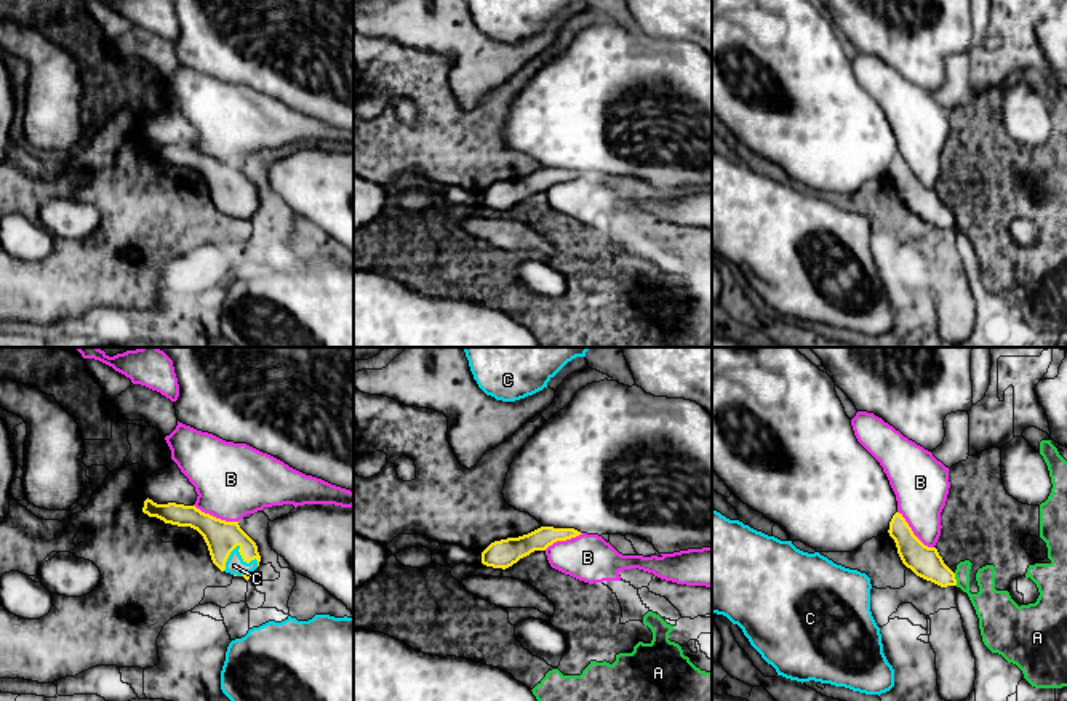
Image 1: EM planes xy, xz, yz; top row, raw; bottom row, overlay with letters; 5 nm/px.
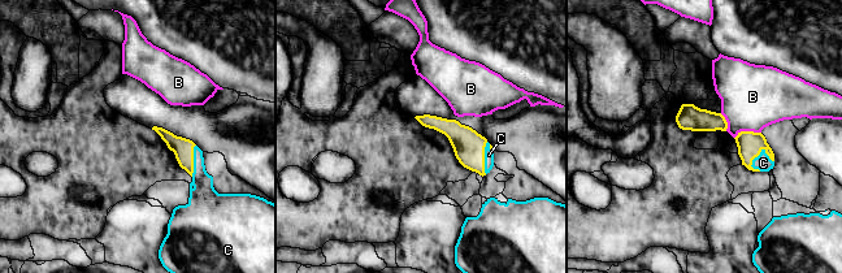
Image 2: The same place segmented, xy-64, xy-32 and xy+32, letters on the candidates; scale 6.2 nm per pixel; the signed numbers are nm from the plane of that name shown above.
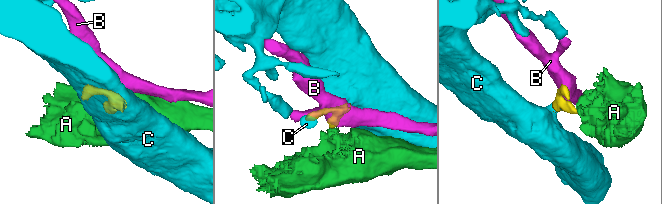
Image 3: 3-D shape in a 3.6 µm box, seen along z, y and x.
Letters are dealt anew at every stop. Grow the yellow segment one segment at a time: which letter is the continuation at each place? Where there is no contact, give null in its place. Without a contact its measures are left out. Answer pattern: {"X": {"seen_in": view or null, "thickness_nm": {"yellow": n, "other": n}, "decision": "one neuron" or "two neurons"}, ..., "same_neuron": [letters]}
{"A": {"seen_in": "yz", "thickness_nm": {"yellow": 160, "other": 190}, "decision": "two neurons"}, "B": {"seen_in": "xy", "thickness_nm": {"yellow": 170, "other": 360}, "decision": "two neurons"}, "C": {"seen_in": "xy", "thickness_nm": {"yellow": 170, "other": 90}, "decision": "one neuron"}, "same_neuron": ["C"]}

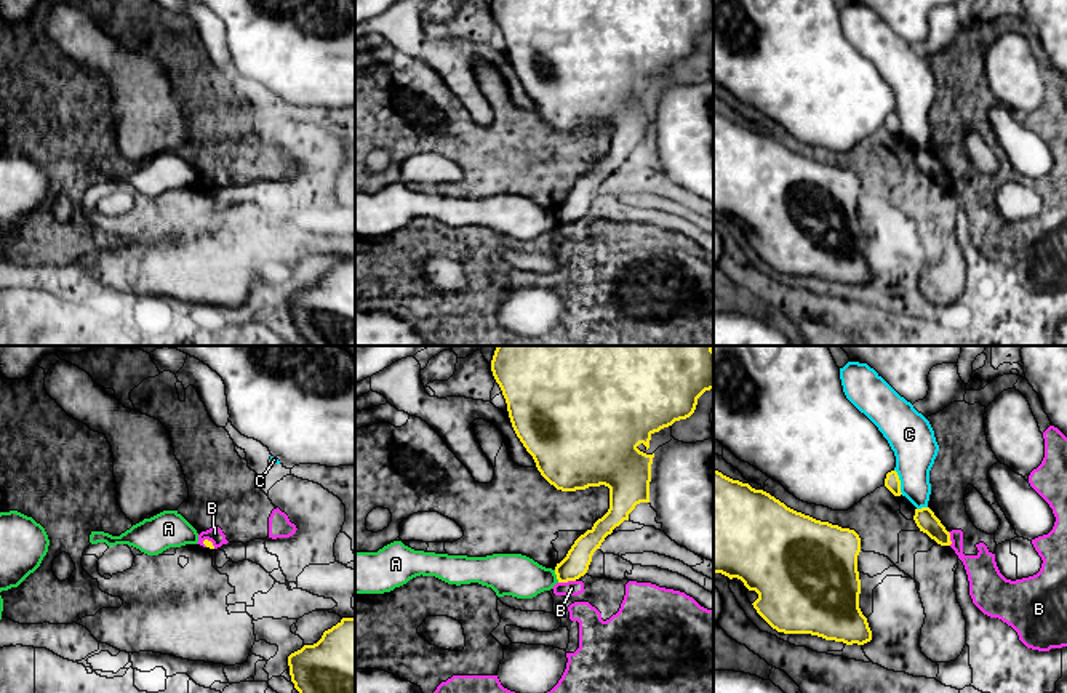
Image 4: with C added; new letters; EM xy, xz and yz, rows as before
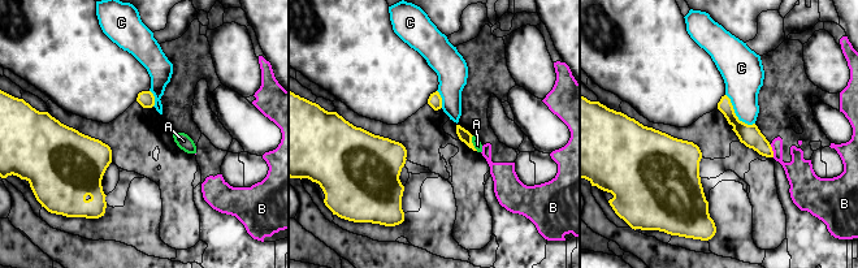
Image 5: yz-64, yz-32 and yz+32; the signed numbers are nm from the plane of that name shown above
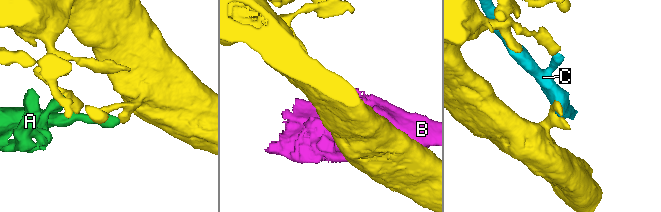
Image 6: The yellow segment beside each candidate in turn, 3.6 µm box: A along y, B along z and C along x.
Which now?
{"A": {"seen_in": "xz", "thickness_nm": {"yellow": 130, "other": 220}, "decision": "two neurons"}, "B": {"seen_in": "xz", "thickness_nm": {"yellow": 130, "other": 80}, "decision": "two neurons"}, "C": {"seen_in": "yz", "thickness_nm": {"yellow": 80, "other": 220}, "decision": "two neurons"}, "same_neuron": []}

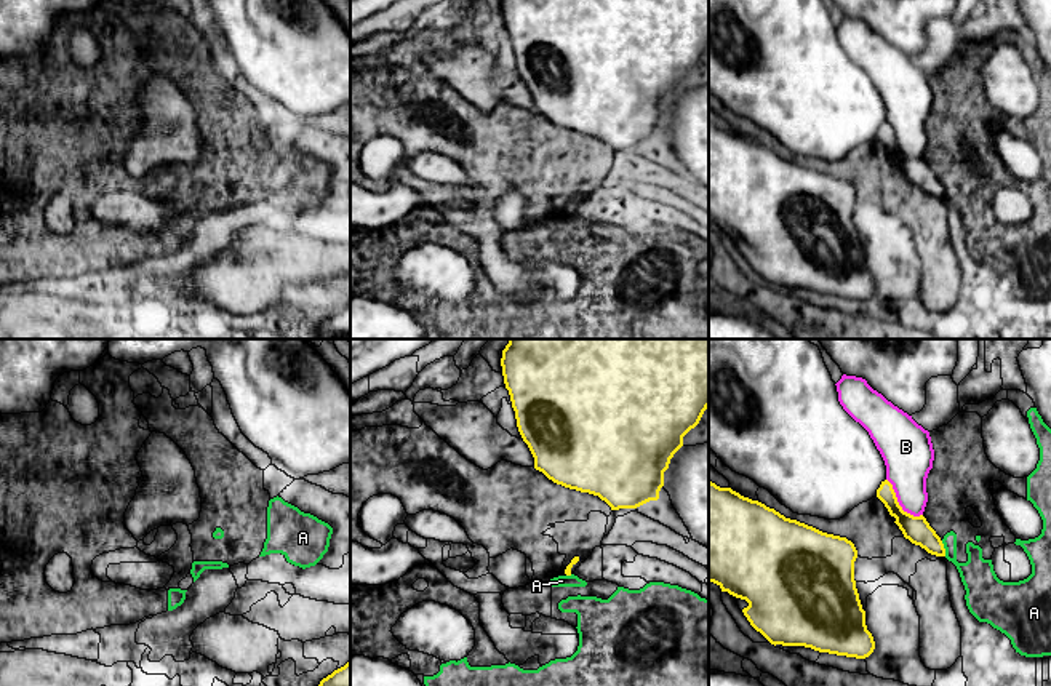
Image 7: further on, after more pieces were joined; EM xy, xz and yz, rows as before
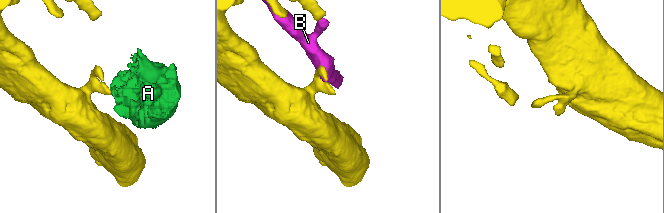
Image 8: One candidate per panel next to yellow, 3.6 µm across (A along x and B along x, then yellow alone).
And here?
{"A": {"seen_in": "yz", "thickness_nm": {"yellow": 140, "other": 170}, "decision": "two neurons"}, "B": {"seen_in": "yz", "thickness_nm": {"yellow": 140, "other": 240}, "decision": "two neurons"}, "same_neuron": []}

